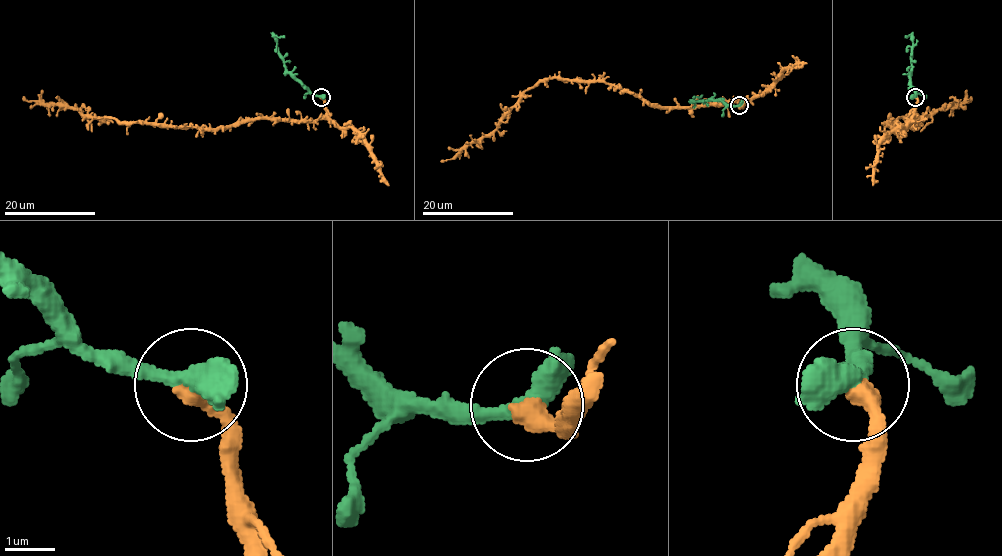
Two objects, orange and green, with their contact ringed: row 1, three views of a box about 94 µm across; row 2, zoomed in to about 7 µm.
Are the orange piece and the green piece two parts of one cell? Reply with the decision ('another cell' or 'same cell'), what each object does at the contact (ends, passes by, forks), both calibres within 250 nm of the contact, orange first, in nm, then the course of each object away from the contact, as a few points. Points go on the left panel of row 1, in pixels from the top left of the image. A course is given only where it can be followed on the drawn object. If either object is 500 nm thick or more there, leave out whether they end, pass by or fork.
same cell; orange ends; green passes by; calibres 420 and 400 nm; course orange (320, 97), (326, 114), (316, 120), (237, 121), (214, 129), (120, 123), (23, 97); course green (320, 97), (311, 95), (286, 69), (275, 36), (284, 35)

